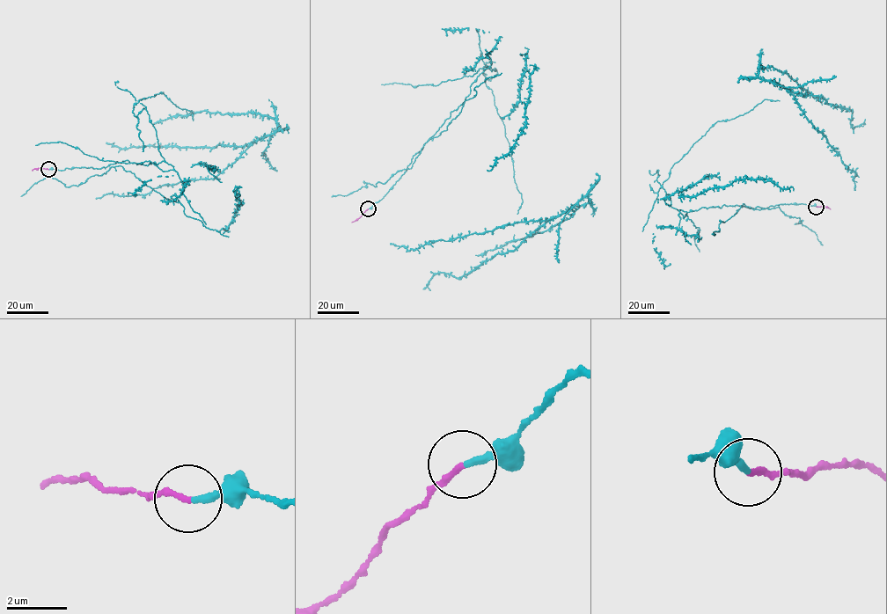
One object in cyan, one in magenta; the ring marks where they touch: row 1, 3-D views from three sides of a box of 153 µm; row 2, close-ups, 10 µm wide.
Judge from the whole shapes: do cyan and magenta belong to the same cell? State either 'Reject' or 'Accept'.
Accept

